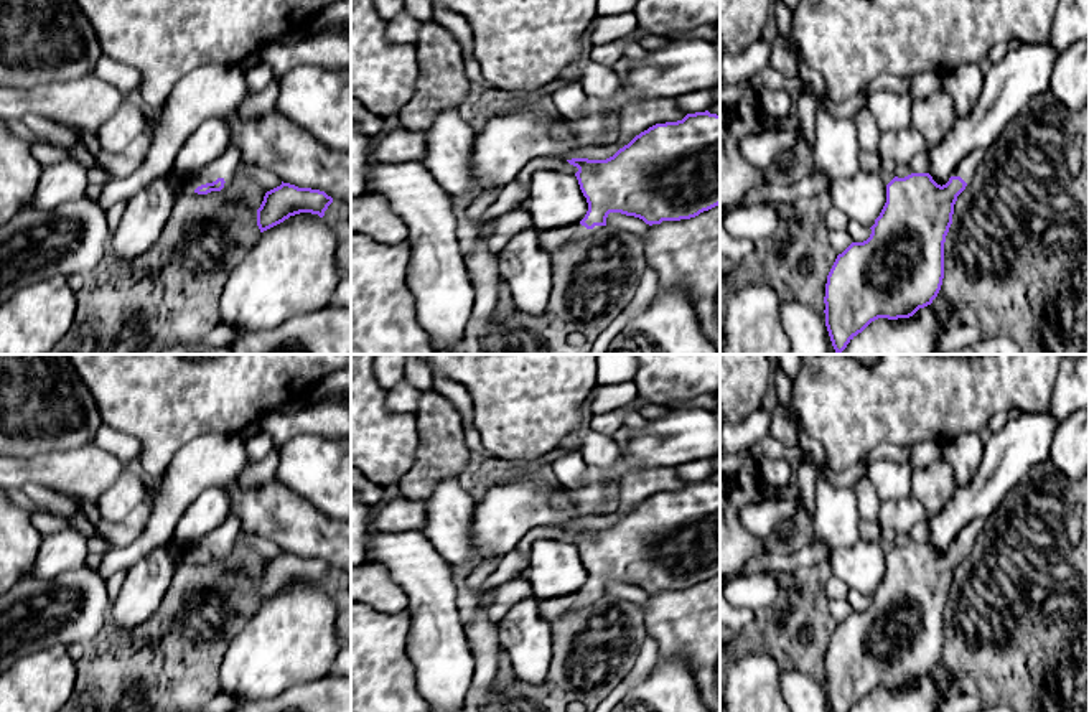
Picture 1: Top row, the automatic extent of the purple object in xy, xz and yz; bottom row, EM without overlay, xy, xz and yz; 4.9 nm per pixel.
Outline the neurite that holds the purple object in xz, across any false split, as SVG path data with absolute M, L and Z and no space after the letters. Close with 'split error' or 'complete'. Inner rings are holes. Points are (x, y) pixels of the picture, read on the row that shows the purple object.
M708 110L687 114L682 120L649 127L606 160L567 162L578 168L575 176L587 198L588 211L580 222L540 232L540 247L550 255L567 242L603 231L610 213L634 216L652 226L662 221L690 219L718 206L720 115Z | split error

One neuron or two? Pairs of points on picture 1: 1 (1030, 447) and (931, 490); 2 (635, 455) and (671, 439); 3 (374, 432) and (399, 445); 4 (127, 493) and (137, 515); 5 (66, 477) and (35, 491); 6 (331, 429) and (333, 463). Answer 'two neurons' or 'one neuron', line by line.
1: two neurons
2: one neuron
3: one neuron
4: two neurons
5: two neurons
6: two neurons

